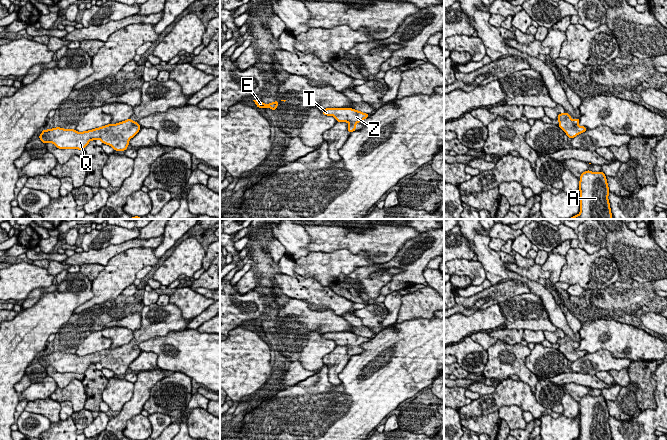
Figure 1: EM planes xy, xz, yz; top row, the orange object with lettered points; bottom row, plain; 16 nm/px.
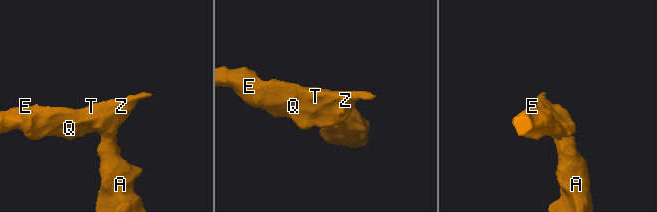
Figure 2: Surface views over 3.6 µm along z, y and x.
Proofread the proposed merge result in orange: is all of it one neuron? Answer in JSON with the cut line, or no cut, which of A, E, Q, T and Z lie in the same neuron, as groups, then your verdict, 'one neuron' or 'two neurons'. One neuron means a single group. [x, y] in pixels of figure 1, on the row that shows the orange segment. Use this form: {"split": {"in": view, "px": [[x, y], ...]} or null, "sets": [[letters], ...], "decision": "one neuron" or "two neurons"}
{"split": null, "sets": [["A", "E", "Q", "T", "Z"]], "decision": "one neuron"}

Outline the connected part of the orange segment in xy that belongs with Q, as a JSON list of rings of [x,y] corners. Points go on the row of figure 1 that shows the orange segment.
[[[128,120],[117,124],[108,124],[96,129],[77,132],[75,129],[63,129],[60,127],[49,130],[44,129],[38,137],[43,143],[51,142],[58,149],[83,150],[91,140],[100,139],[103,144],[110,145],[115,151],[125,151],[129,140],[134,137],[141,126],[138,122]]]

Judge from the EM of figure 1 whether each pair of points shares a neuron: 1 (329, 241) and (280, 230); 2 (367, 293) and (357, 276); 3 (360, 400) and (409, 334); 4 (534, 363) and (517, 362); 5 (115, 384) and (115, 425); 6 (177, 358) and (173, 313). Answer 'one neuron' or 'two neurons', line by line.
1: two neurons
2: one neuron
3: one neuron
4: two neurons
5: two neurons
6: two neurons

